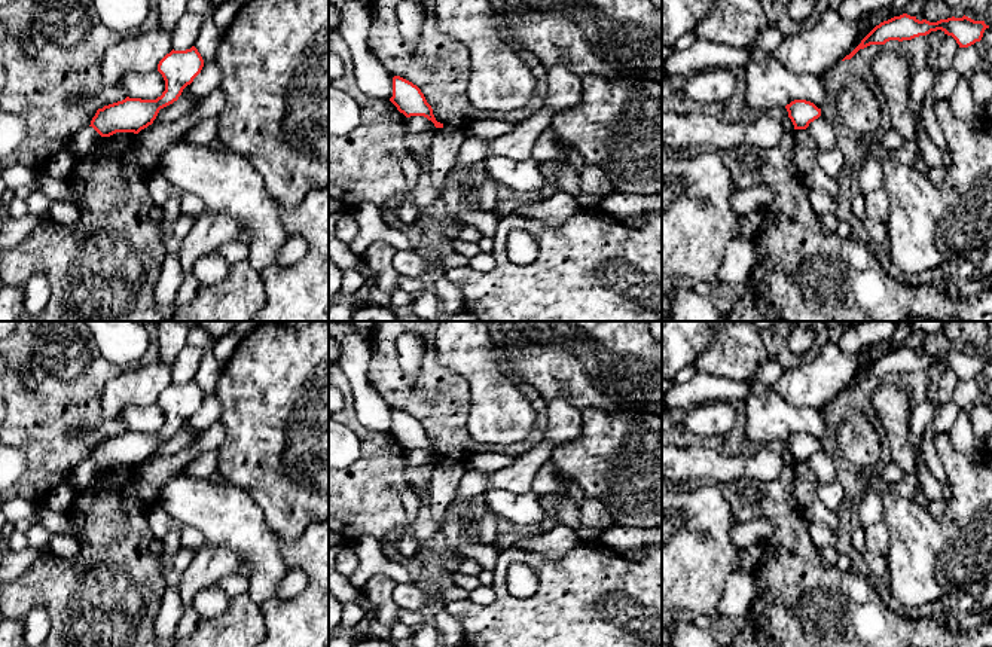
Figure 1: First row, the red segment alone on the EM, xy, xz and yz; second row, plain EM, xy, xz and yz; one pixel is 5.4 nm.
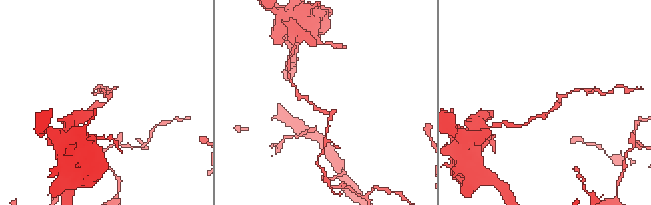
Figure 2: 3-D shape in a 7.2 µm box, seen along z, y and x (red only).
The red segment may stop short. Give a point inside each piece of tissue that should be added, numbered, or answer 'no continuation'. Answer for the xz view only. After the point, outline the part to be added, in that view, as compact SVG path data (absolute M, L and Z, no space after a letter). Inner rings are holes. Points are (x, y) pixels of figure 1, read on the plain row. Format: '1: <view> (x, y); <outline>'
no continuation

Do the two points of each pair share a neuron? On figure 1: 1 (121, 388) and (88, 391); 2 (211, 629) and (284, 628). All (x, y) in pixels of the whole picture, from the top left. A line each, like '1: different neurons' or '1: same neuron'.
1: different neurons
2: different neurons

